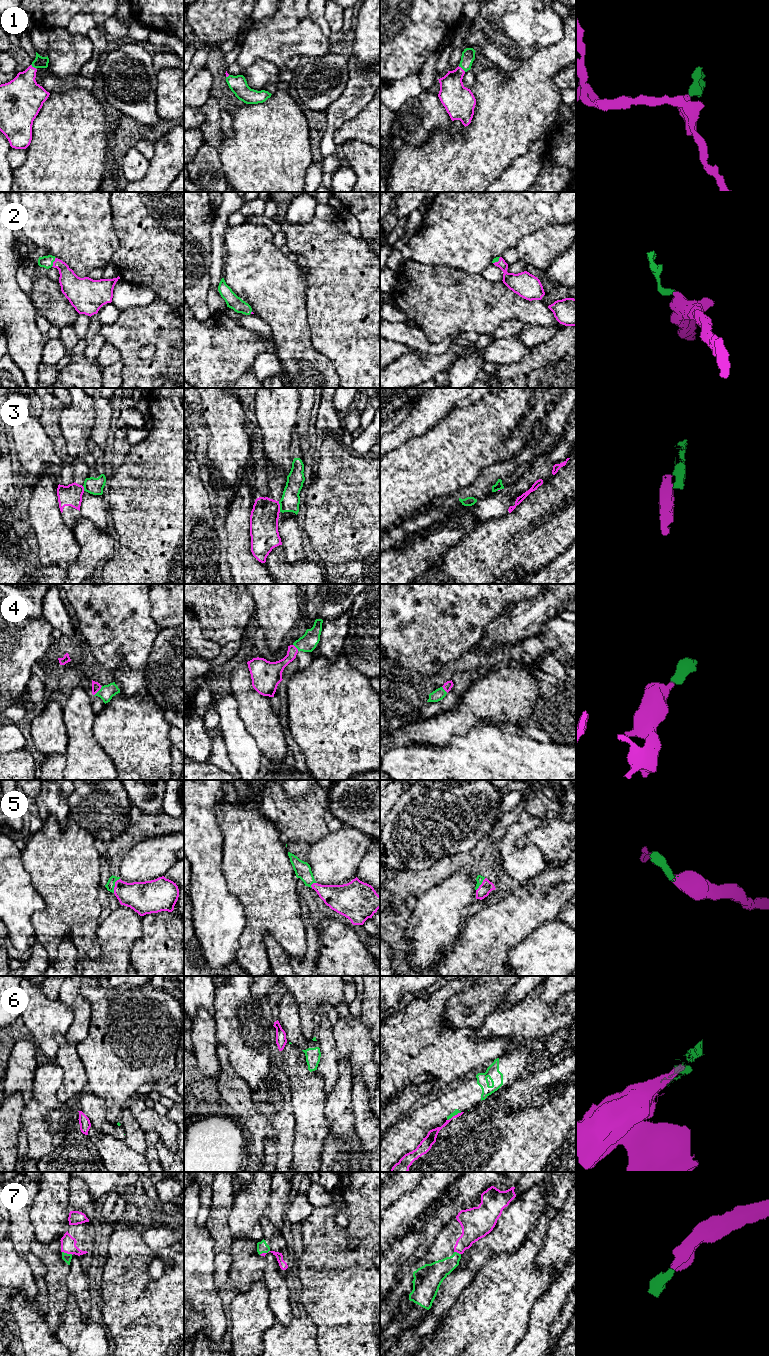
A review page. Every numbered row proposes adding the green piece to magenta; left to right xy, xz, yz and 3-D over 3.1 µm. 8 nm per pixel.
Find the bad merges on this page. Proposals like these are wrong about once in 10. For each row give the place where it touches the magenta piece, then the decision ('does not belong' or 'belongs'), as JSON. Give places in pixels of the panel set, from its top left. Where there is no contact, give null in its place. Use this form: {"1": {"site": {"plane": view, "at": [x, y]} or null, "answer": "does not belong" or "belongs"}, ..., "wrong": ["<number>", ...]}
{"1": {"site": {"plane": "xy", "at": [33, 67]}, "answer": "belongs"}, "2": {"site": {"plane": "xy", "at": [53, 262]}, "answer": "belongs"}, "3": {"site": {"plane": "xz", "at": [279, 506]}, "answer": "does not belong"}, "4": {"site": {"plane": "xy", "at": [98, 690]}, "answer": "belongs"}, "5": {"site": {"plane": "xy", "at": [115, 885]}, "answer": "belongs"}, "6": {"site": {"plane": "yz", "at": [455, 1115]}, "answer": "does not belong"}, "7": {"site": {"plane": "xy", "at": [67, 1253]}, "answer": "belongs"}, "wrong": ["3", "6"]}

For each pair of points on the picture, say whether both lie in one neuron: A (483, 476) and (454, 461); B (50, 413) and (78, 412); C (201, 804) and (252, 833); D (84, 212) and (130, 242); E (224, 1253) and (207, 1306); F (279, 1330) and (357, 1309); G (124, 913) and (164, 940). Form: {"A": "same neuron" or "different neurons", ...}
{"A": "different neurons", "B": "different neurons", "C": "different neurons", "D": "different neurons", "E": "different neurons", "F": "different neurons", "G": "different neurons"}

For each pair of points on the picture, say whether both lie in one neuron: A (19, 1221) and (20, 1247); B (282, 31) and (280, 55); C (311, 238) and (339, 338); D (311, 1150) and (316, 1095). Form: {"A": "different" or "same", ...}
{"A": "same", "B": "same", "C": "same", "D": "same"}

